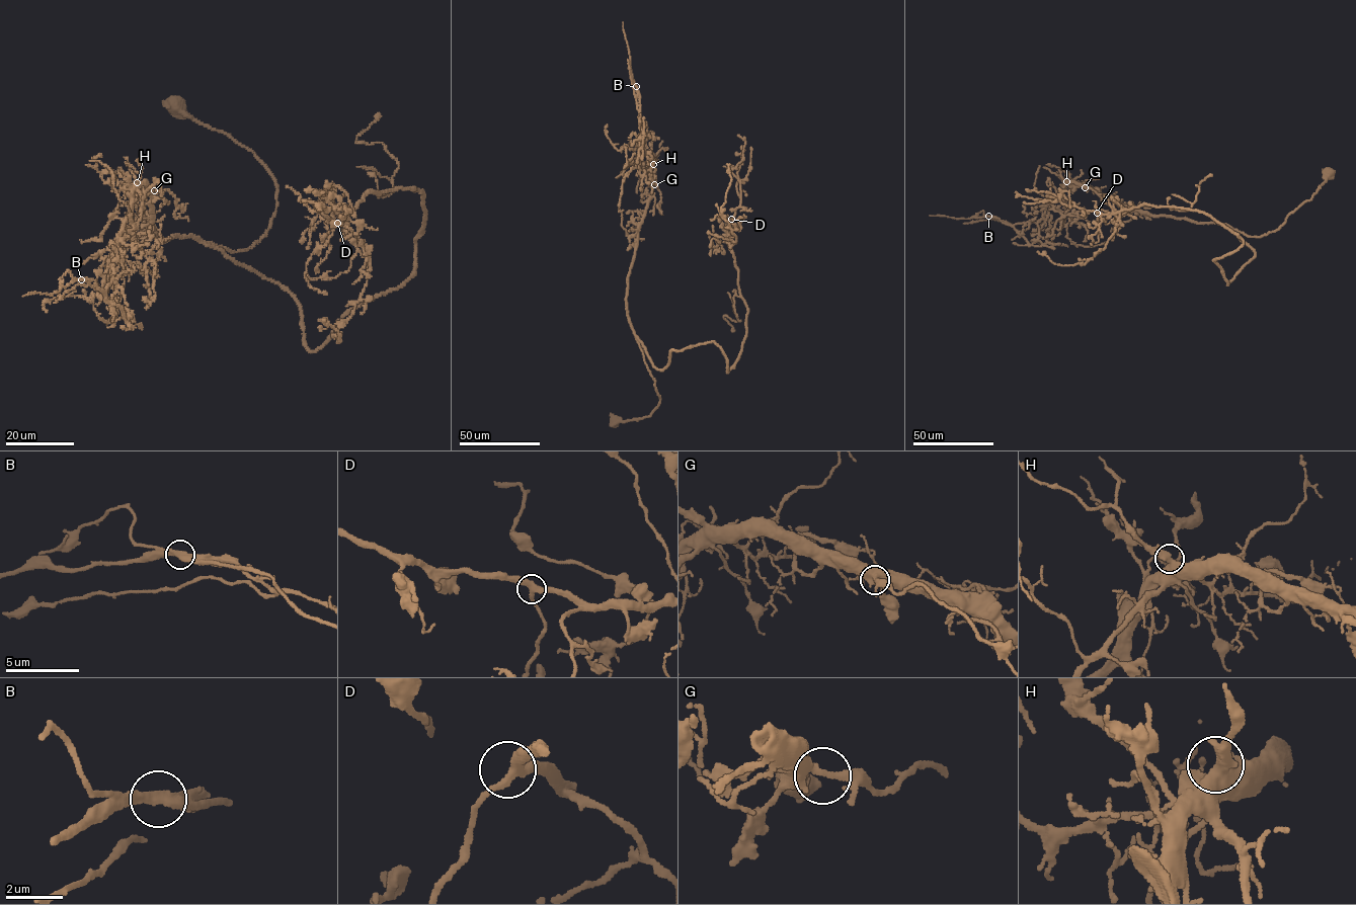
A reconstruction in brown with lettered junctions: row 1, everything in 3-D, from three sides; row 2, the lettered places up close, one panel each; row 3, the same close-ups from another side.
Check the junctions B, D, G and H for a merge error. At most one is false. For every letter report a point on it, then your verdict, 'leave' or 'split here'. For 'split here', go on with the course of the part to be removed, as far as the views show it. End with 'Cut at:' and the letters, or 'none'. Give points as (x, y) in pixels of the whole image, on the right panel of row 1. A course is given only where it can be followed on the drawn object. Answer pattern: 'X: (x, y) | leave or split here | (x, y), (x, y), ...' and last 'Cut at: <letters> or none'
B: (988, 216) | split here | (989, 216), (1011, 225), (1031, 245), (1054, 248)
D: (1097, 213) | leave
G: (1085, 187) | leave
H: (1066, 181) | leave
Cut at: B

